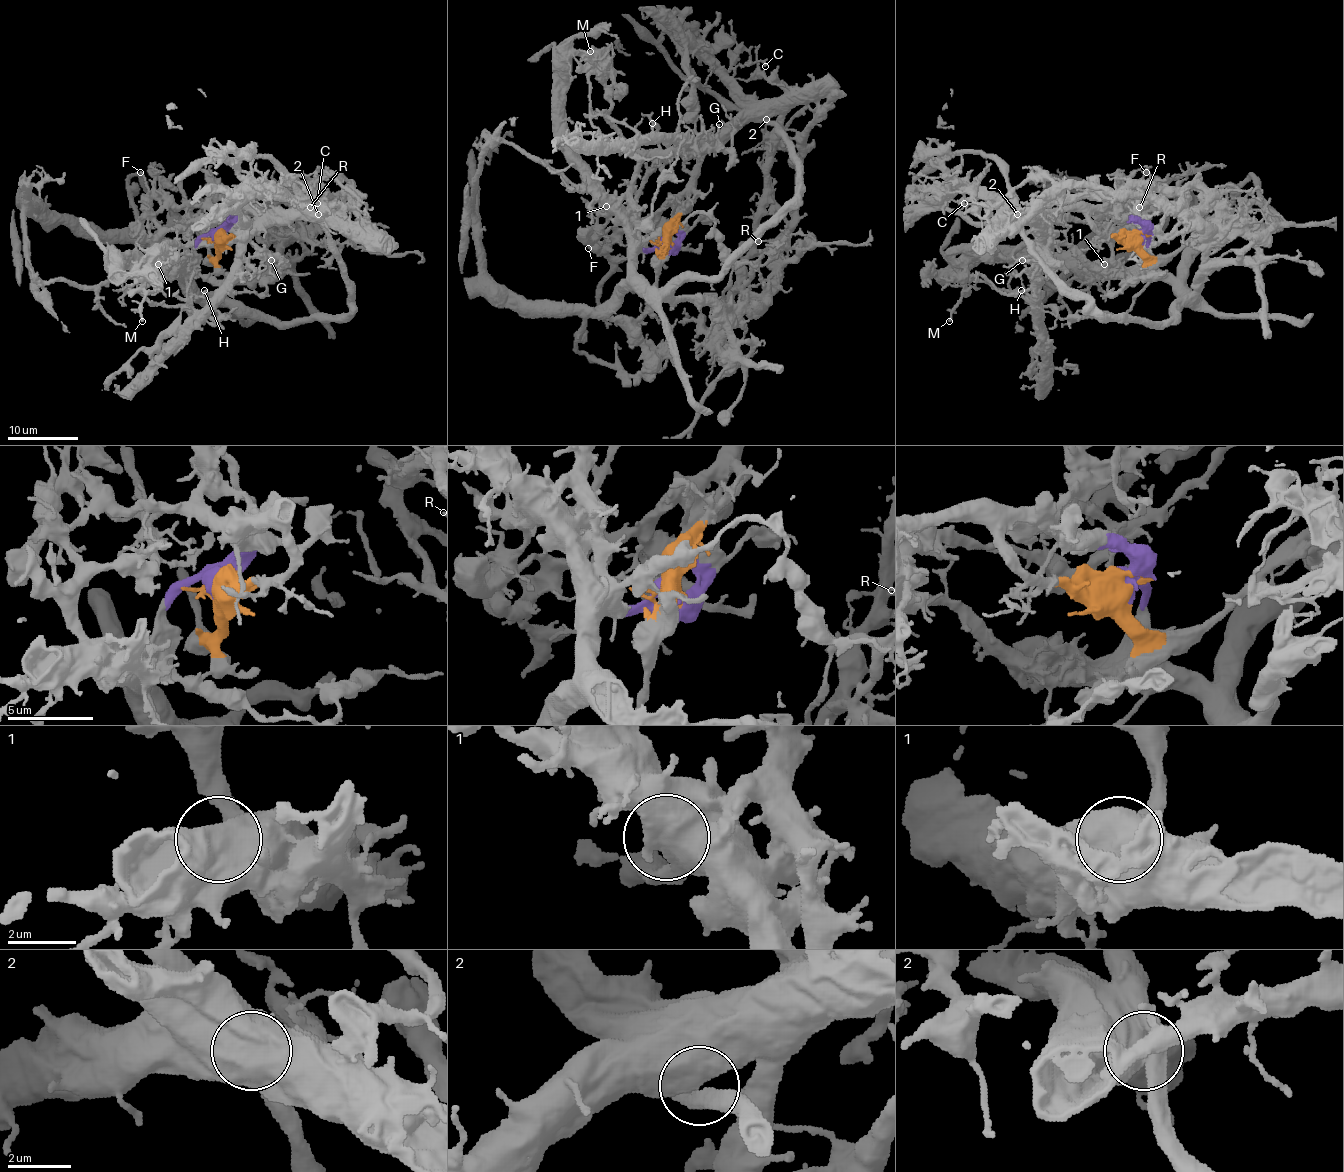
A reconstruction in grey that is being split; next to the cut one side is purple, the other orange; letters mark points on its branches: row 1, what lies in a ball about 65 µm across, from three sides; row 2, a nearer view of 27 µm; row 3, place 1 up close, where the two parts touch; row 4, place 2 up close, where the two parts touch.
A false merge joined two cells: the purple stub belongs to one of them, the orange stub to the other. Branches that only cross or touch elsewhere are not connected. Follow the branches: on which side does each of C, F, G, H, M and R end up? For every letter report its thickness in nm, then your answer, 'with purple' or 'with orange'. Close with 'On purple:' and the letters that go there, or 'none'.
C: calibre 200 nm; with orange
F: calibre 160 nm; with purple
G: calibre 140 nm; with purple
H: calibre 240 nm; with orange
M: calibre 200 nm; with purple
R: calibre 150 nm; with orange
On purple: F, G, M

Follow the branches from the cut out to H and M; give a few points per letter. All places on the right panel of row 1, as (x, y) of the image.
H: (1138, 238), (1106, 238), (1081, 211), (1055, 211), (1048, 216), (1039, 291), (1032, 298), (1021, 291)
M: (1138, 238), (1147, 239), (1147, 254), (1126, 268), (982, 257), (952, 275), (962, 287), (962, 298), (948, 321)

